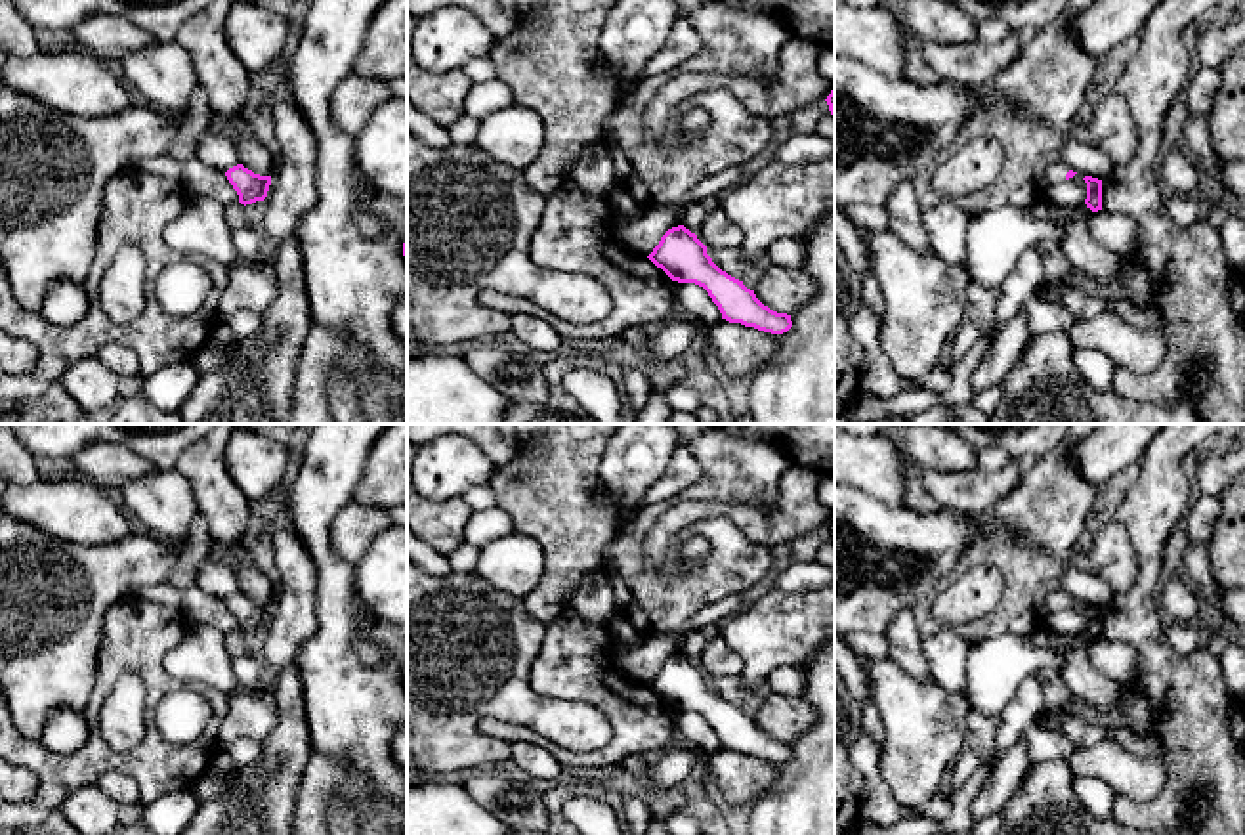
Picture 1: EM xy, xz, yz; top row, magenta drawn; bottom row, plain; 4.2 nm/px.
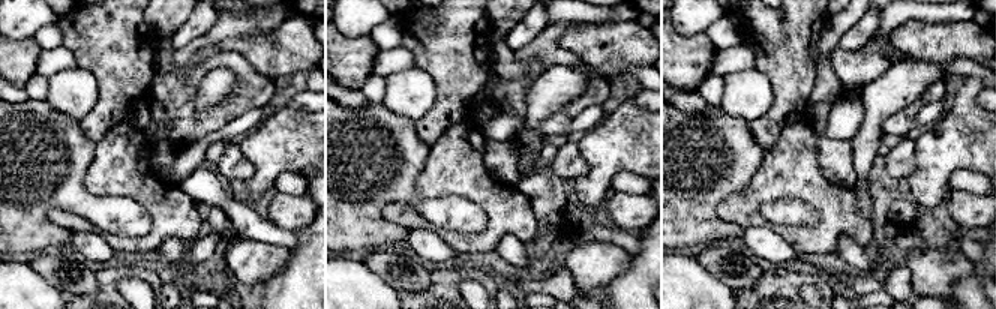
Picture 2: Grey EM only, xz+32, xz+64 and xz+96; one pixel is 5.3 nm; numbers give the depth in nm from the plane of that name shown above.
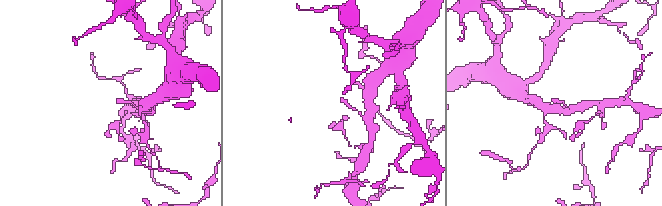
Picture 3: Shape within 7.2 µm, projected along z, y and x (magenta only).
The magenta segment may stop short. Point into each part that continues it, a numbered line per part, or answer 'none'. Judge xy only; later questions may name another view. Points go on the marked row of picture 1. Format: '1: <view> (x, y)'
none

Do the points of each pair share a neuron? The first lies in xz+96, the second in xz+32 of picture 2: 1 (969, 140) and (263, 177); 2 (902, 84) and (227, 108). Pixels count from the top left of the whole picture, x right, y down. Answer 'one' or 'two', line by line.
1: one
2: two

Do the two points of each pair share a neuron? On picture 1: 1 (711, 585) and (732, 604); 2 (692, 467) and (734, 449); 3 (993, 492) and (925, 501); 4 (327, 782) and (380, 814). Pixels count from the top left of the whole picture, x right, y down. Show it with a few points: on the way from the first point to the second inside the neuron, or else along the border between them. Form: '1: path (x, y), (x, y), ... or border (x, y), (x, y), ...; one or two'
1: border (743, 591), (705, 604), (688, 621); two
2: border (699, 461), (705, 474); two
3: border (921, 471), (925, 490), (944, 507); two
4: path (340, 784), (352, 786), (367, 801); one

